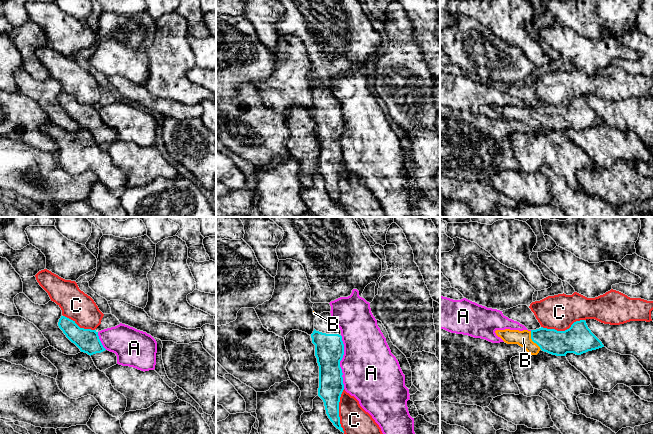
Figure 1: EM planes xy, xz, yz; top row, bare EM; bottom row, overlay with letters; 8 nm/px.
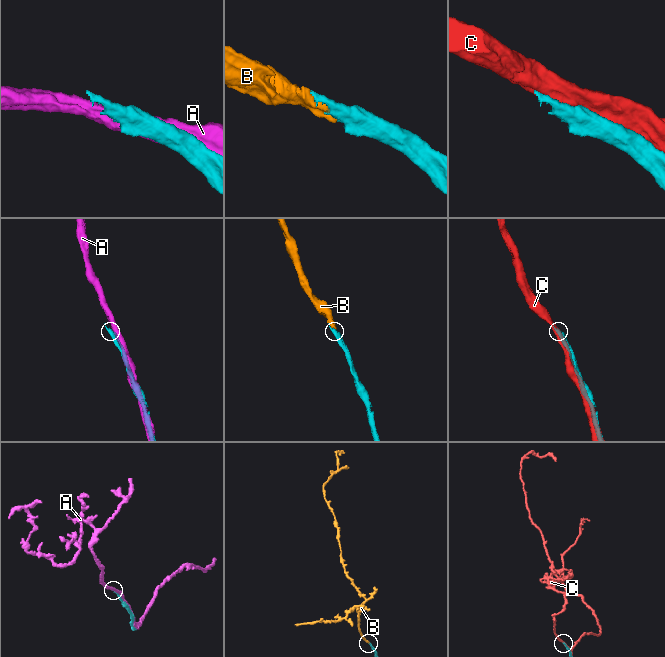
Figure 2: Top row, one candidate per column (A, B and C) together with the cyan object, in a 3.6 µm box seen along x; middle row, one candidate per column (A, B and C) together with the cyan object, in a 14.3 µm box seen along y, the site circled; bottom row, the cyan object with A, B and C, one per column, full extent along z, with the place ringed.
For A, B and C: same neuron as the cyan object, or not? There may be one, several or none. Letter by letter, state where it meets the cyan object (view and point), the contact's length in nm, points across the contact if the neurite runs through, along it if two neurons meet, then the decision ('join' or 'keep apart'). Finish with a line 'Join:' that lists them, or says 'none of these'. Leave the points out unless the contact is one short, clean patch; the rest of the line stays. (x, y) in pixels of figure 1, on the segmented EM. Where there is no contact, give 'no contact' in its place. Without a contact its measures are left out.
A: meets cyan in xz at (339, 362); contact 440 nm long; keep apart
B: meets cyan in yz at (532, 340); contact 180 nm long; join
C: meets cyan in yz at (562, 331); contact 360 nm long; keep apart
Join: B

